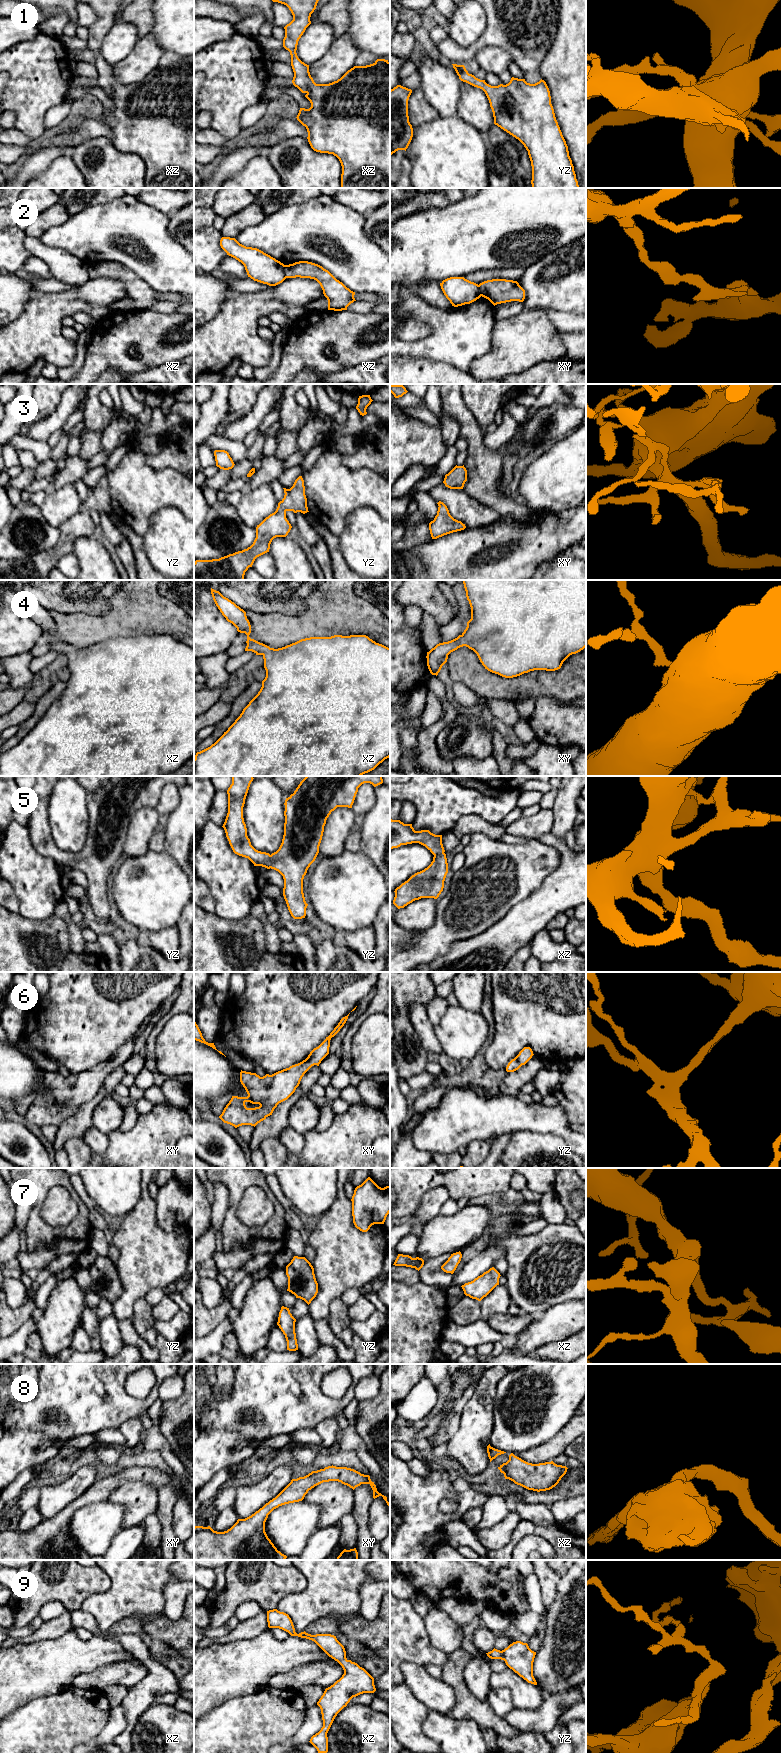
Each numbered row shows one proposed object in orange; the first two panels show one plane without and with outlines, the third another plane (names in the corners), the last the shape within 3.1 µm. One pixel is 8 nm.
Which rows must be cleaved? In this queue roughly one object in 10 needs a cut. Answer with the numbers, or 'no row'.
2

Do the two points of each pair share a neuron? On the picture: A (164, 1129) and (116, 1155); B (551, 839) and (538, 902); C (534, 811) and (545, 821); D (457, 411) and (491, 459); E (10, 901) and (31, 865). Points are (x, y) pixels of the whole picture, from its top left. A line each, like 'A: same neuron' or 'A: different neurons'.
A: same neuron
B: same neuron
C: same neuron
D: same neuron
E: different neurons

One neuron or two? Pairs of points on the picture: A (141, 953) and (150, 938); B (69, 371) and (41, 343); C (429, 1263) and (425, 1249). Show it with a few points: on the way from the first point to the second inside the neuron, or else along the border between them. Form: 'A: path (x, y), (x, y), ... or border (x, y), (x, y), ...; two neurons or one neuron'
A: border (136, 940), (140, 945), (147, 945), (155, 950); two neurons
B: border (76, 346), (75, 358), (68, 365), (58, 368); two neurons
C: border (450, 1254), (430, 1256), (423, 1259); two neurons

